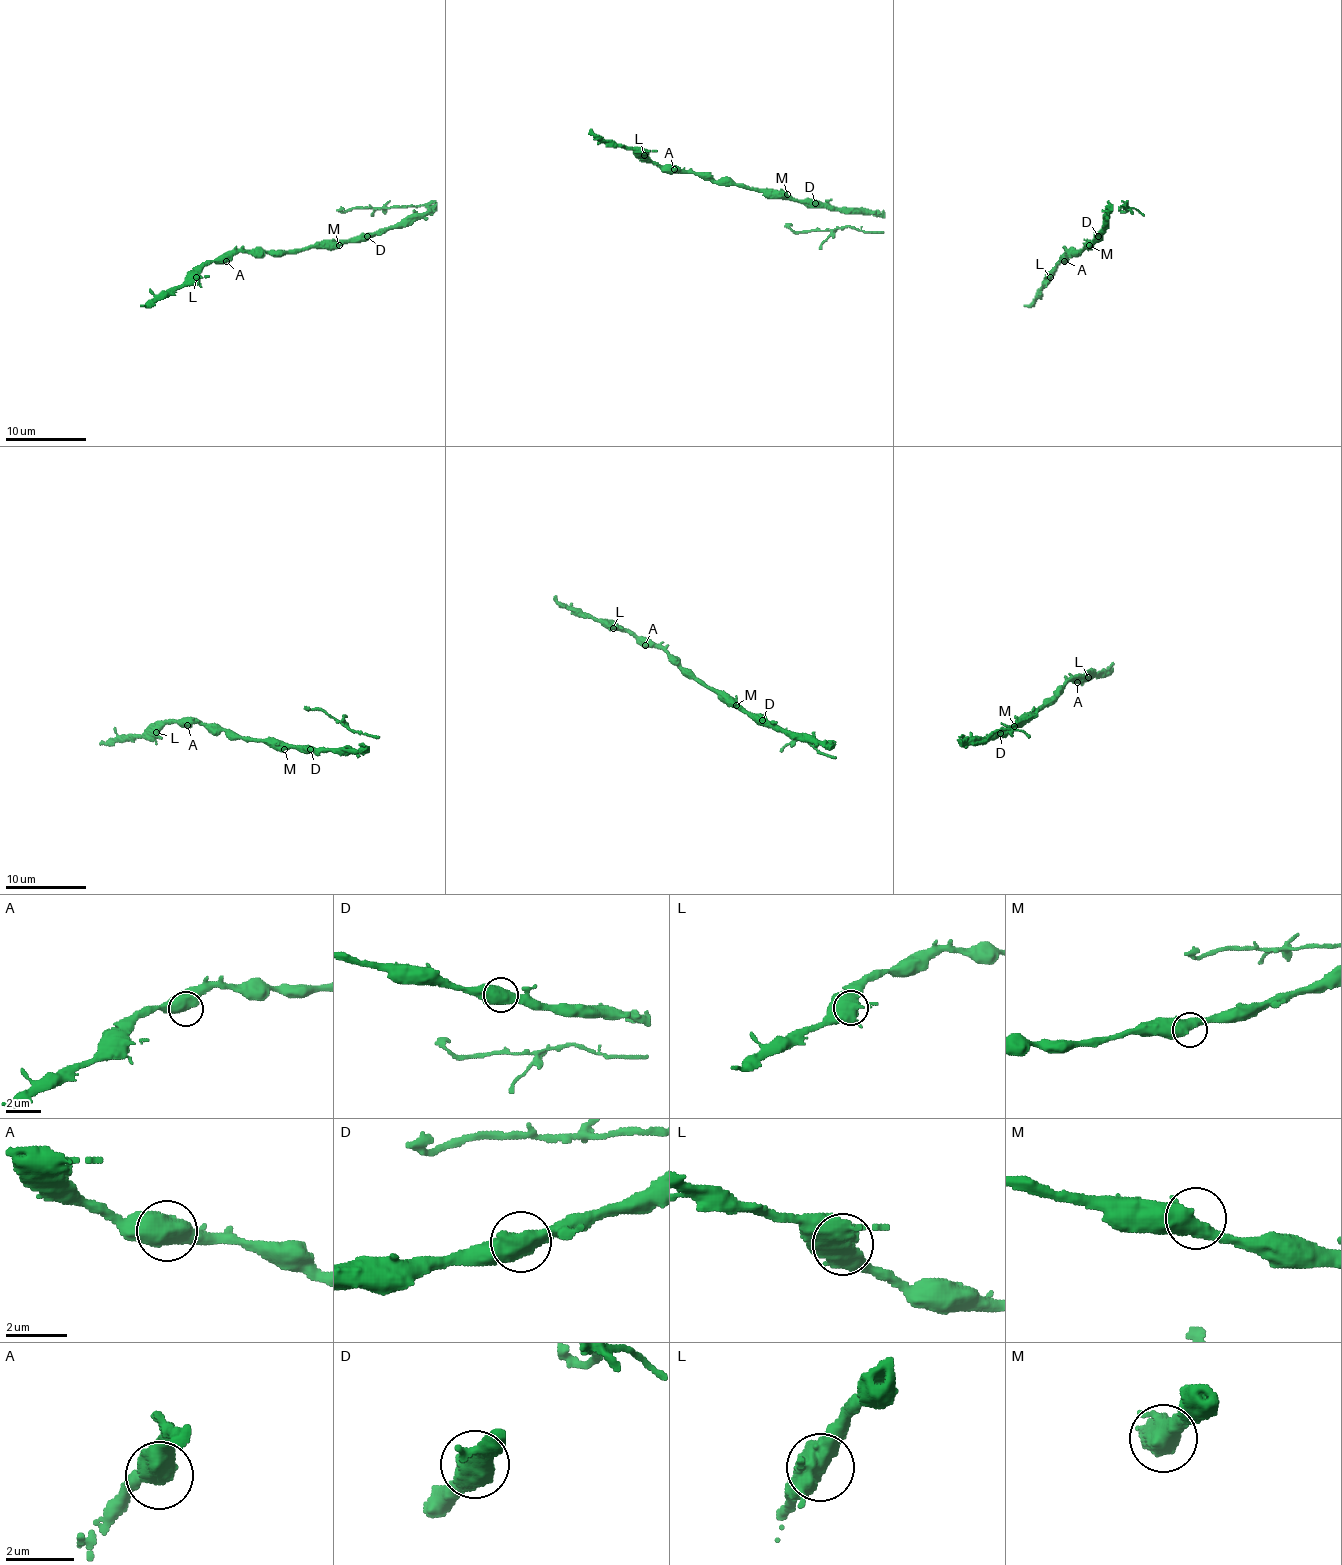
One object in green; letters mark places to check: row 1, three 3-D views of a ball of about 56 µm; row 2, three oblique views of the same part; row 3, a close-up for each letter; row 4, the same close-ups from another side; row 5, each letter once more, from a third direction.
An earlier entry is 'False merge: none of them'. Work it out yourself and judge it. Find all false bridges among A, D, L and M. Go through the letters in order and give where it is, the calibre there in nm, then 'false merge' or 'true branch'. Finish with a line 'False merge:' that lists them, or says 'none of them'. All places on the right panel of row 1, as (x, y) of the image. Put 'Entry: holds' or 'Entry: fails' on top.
Entry: holds
A: place (1064, 261); calibre 500 nm; true branch
D: place (1098, 236); calibre 650 nm; true branch
L: place (1050, 277); calibre 550 nm; true branch
M: place (1089, 245); calibre 440 nm; true branch
False merge: none of them

